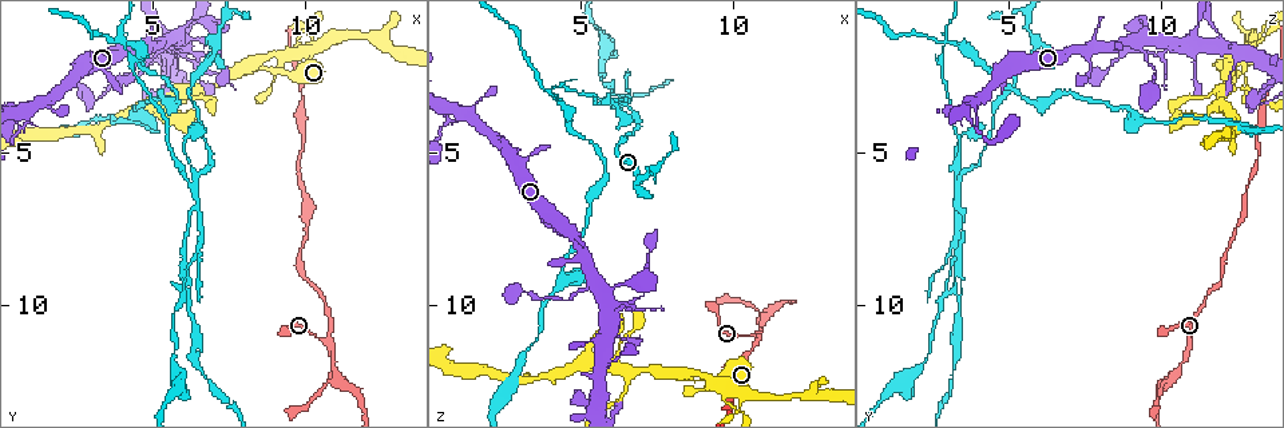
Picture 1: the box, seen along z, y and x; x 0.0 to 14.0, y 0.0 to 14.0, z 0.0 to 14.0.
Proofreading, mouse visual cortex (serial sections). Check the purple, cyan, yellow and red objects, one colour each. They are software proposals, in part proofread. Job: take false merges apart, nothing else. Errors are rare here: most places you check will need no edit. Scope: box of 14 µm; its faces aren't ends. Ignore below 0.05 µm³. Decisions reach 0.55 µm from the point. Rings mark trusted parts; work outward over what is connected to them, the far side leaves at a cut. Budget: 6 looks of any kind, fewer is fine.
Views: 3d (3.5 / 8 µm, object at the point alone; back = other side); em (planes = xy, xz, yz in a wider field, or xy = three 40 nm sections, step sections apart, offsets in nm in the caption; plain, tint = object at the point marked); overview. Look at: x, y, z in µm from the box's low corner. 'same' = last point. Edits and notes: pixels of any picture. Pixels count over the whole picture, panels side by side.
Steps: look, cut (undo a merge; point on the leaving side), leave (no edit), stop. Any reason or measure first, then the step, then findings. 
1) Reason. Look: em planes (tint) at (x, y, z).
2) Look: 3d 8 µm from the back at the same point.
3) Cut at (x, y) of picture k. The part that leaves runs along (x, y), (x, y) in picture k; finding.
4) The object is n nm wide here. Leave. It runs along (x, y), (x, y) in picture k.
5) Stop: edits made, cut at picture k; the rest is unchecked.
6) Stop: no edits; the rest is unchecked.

Three arms meet. Look: 3d 3.5 µm at (9.2, 2.4, 12.4).

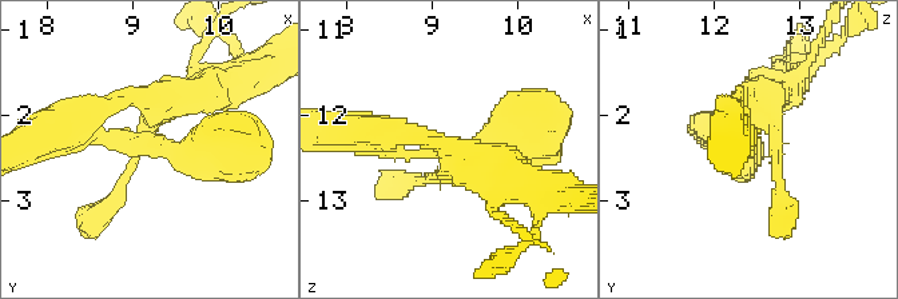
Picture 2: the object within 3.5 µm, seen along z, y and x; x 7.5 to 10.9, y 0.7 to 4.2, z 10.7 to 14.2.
Shape alone is not enough. Look: em planes (tint) at the same point.

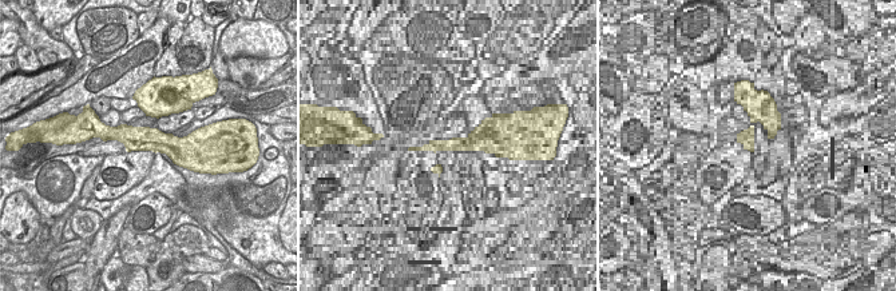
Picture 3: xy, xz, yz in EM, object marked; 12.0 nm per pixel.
Leave. It runs along (107, 135), (163, 143), (191, 140) in picture 3; all the same cell.

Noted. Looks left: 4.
Four or more arms meet. Look: 3d 8 µm from the back at (6.0, 1.5, 10.9).

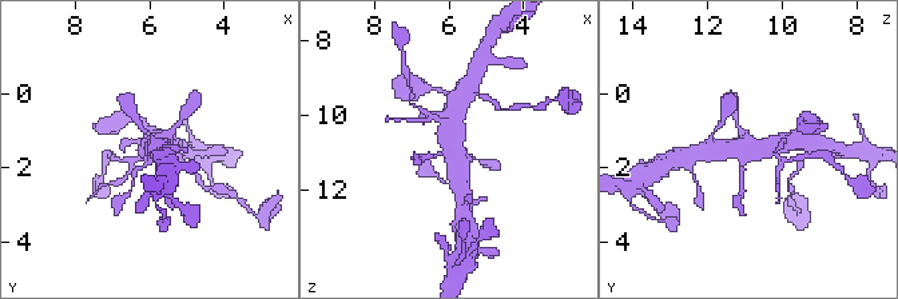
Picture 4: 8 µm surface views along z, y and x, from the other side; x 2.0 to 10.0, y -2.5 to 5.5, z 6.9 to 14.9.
Zoom in. Look: 3d 3.5 µm at (6.0, 1.5, 10.9).

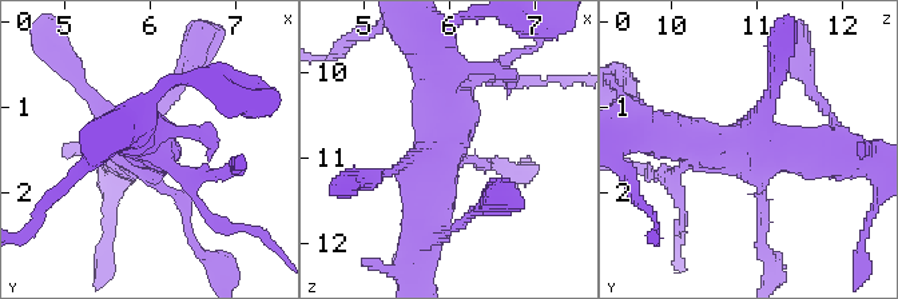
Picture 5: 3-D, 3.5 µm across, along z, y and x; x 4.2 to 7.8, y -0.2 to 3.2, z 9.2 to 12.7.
Need the tissue. Look: em xy step 1 (tint) at (5.95, 1.45, 10.85).

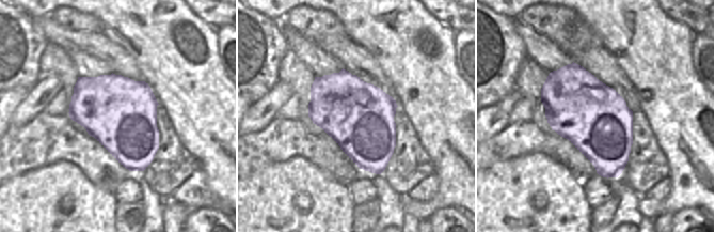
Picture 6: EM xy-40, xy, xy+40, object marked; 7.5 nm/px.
Leave. It runs along (663, 134), (707, 146), (826, 154) in picture 5; all the same cell.

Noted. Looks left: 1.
Stop: no edits; the rest is unchecked.

